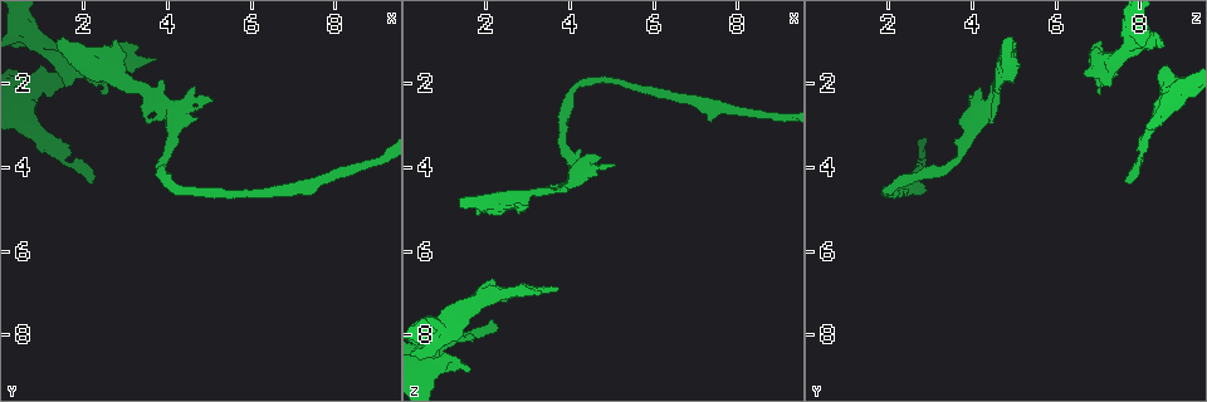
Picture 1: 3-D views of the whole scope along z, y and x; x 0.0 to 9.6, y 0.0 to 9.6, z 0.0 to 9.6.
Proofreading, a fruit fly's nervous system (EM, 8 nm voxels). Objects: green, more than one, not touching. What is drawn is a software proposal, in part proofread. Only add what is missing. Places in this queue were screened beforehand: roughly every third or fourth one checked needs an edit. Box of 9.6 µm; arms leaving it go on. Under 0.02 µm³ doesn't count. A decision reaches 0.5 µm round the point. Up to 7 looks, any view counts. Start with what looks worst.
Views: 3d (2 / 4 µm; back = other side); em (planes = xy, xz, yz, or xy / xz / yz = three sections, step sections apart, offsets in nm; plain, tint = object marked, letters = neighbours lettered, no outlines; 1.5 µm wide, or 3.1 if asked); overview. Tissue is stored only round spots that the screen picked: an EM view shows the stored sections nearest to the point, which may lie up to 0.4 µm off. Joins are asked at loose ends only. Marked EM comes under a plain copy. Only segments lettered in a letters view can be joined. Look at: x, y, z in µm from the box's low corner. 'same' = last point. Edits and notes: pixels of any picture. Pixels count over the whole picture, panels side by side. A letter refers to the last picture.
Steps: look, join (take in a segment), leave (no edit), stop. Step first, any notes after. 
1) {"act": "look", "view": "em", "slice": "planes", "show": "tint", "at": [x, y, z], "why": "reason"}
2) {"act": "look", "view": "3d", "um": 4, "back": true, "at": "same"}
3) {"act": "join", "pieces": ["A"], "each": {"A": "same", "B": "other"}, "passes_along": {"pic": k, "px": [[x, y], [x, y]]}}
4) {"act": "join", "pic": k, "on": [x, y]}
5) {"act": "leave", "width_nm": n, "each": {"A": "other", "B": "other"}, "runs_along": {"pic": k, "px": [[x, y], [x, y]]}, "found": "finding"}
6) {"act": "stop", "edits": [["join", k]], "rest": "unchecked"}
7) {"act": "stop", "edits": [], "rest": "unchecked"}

{"act": "look", "view": "em", "slice": "xy", "step": 8, "show": "tint", "at": [2.15, 4.30, 7.65], "why": "free end"}

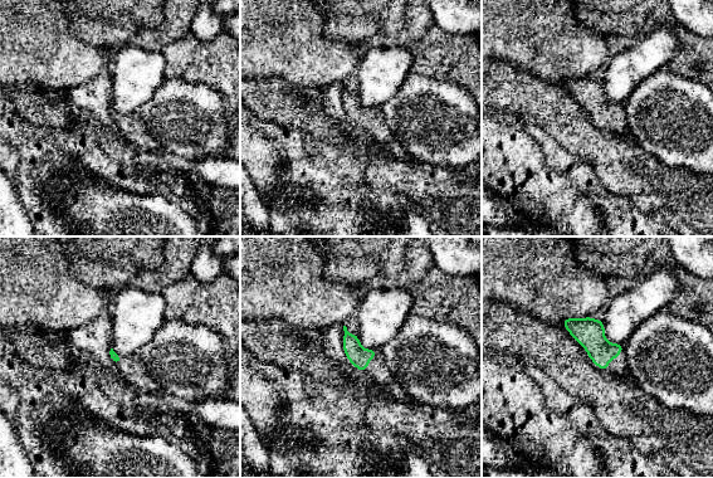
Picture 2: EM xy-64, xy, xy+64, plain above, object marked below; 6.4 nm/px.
{"act": "look", "view": "em", "slice": "xz", "step": 4, "show": "letters", "at": "same"}

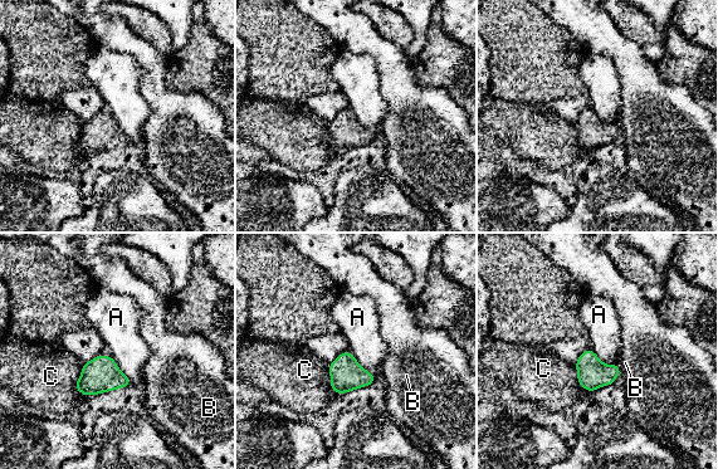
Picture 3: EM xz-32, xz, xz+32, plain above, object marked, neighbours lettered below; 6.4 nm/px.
{"act": "leave", "each": {"A": "other", "B": "other", "C": "other"}, "border": {"pic": 3, "px": [[589, 348], [605, 364], [616, 365]]}, "found": "no lettered segment goes on from it"}

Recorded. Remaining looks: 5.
{"act": "look", "view": "em", "slice": "xz", "step": 8, "show": "letters", "at": [1.55, 1.75, 8.90]}

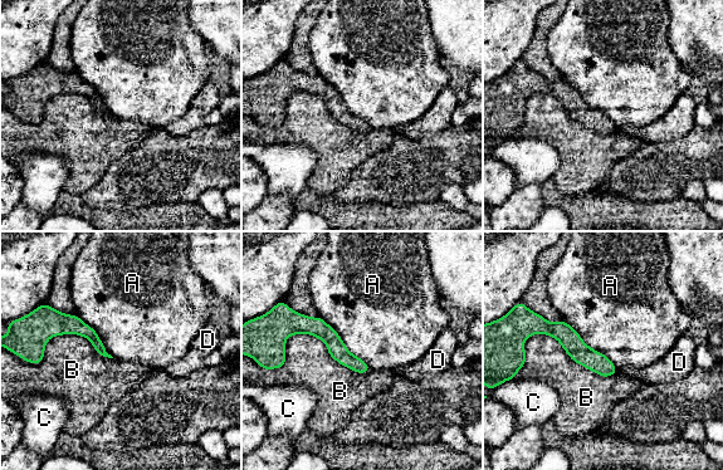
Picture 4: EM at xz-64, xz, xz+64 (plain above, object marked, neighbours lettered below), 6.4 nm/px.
{"act": "leave", "each": {"A": "other", "B": "other", "C": "other", "D": "other"}, "border": {"pic": 4, "px": [[277, 367], [313, 334], [370, 370]]}, "found": "none of them fits"}

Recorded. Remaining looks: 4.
{"act": "look", "view": "3d", "um": 2, "at": [2.90, 1.15, 5.00], "why": "an open end"}

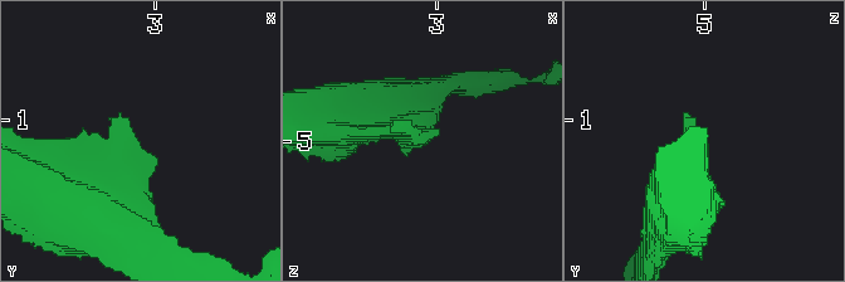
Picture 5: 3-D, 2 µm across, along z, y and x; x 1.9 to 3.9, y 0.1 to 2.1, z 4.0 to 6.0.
{"act": "look", "view": "em", "slice": "yz", "step": 4, "show": "letters", "at": [2.86, 1.14, 4.98]}

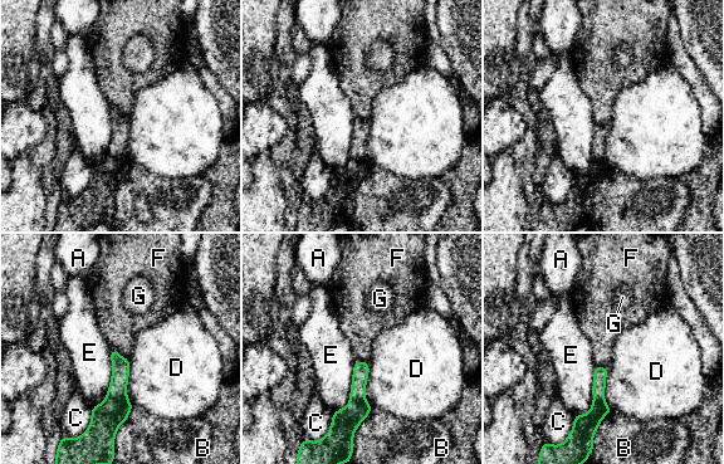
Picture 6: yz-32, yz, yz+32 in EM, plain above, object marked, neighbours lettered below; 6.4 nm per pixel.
{"act": "look", "view": "em", "slice": "planes", "show": "letters", "at": "same", "why": "cut it another way"}

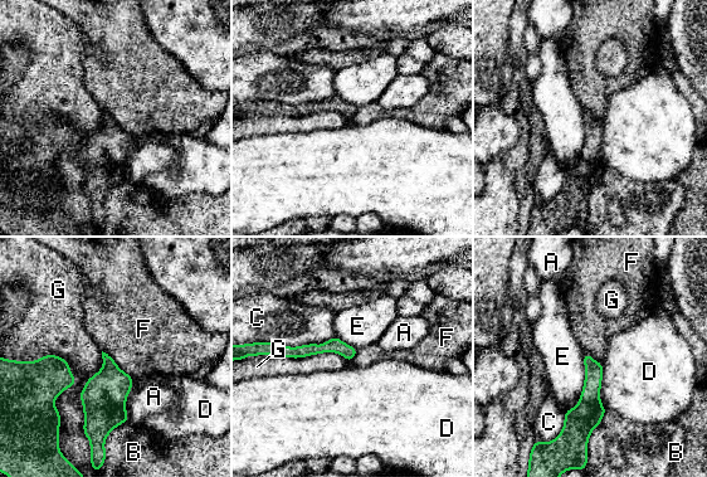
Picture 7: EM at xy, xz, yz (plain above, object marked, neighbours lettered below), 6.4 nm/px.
{"act": "leave", "longest_contact_nm": ["G", 480], "each": {"A": "other", "B": "other", "C": "other", "D": "other", "E": "other", "F": "other", "G": "other"}, "found": "none of them fits"}

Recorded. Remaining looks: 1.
{"act": "stop", "edits": [], "rest": "unchecked"}

